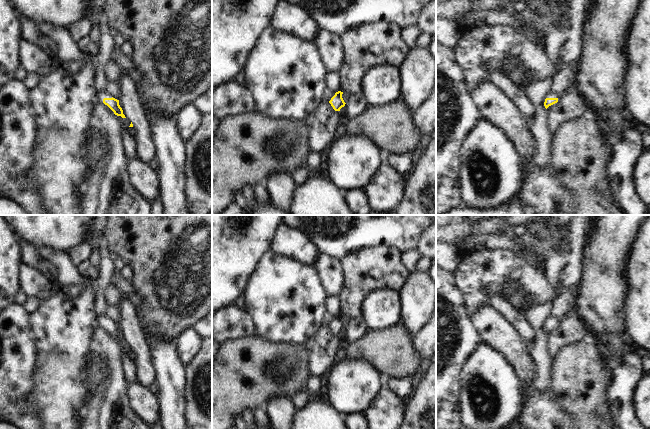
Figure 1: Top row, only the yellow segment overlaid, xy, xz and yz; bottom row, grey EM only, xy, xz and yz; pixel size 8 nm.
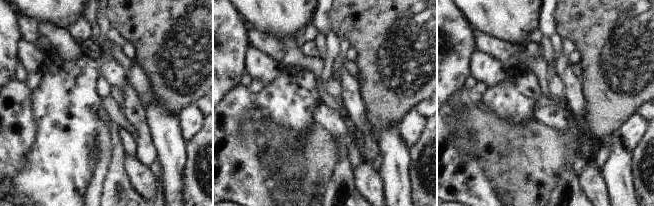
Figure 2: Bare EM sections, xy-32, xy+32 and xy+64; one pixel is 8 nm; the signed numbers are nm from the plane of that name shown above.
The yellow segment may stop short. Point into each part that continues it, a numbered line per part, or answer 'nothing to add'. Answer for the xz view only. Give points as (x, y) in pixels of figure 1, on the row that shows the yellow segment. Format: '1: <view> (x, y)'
nothing to add

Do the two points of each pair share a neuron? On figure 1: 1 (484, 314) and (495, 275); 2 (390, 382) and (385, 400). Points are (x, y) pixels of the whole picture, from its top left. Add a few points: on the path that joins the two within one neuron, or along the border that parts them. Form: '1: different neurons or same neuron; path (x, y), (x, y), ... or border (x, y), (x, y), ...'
1: different neurons; border (482, 303), (470, 308)
2: different neurons; border (385, 386), (403, 398)

